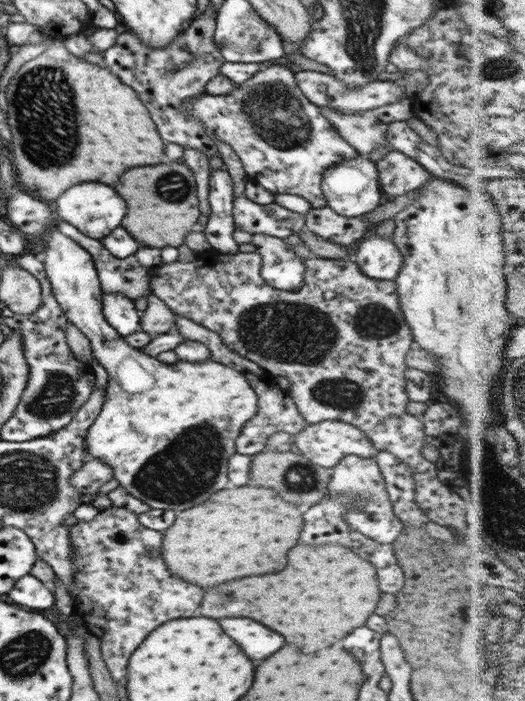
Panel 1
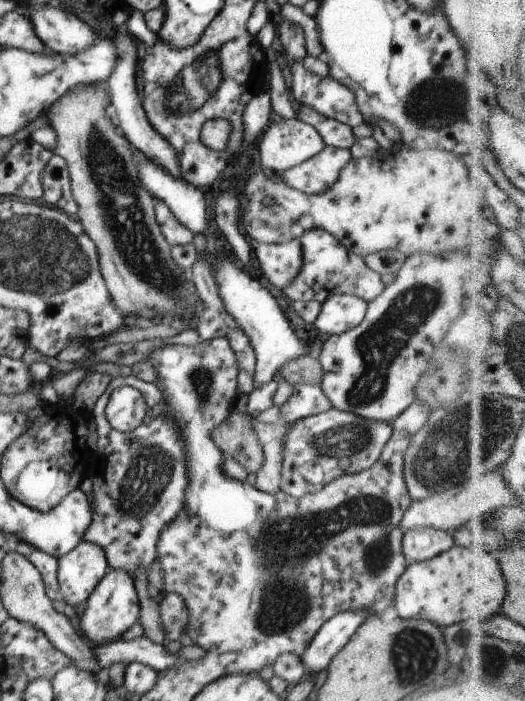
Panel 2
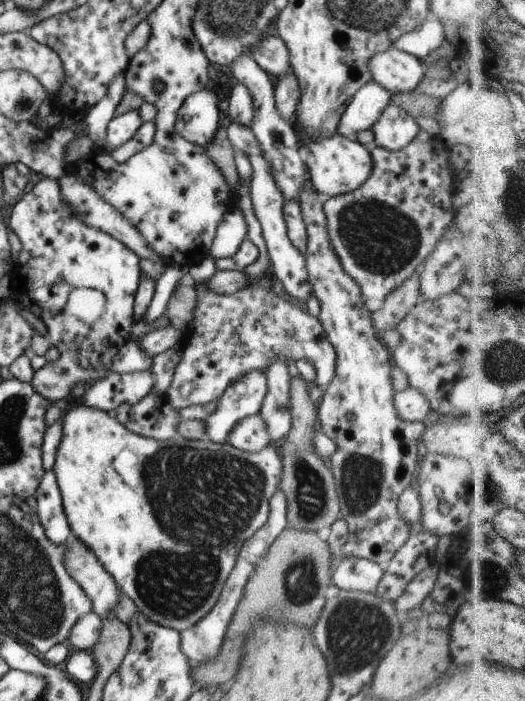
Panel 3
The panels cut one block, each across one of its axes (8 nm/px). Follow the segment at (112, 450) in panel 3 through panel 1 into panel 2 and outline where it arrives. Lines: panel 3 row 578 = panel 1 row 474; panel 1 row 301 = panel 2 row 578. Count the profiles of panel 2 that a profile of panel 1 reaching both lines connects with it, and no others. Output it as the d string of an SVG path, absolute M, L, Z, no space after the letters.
M81 541L70 553L57 559L57 584L64 603L72 609L85 603L107 574L105 551L95 543Z

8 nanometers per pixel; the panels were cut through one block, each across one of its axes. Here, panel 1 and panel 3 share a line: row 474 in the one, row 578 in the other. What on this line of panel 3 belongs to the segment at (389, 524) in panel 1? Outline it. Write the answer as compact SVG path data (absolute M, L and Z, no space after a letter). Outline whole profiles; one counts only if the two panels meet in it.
M344 555L332 567L332 577L340 589L374 593L384 571L378 563Z

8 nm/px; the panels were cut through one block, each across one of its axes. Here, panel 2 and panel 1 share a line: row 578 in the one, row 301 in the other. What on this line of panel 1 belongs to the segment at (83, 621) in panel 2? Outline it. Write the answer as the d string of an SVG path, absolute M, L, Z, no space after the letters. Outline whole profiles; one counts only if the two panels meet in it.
M103 294L102 304L102 312L108 325L122 337L140 330L141 313L130 298L126 298L124 294Z

